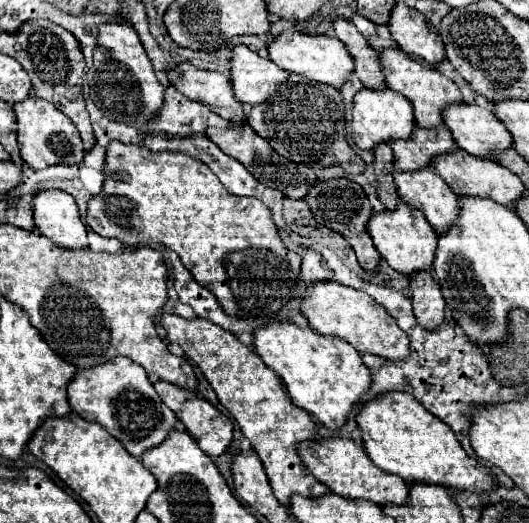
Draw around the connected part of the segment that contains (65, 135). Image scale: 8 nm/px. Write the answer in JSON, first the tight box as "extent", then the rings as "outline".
{"extent":[13,95,85,169],"outline":[[[29,95],[25,101],[13,103],[13,111],[17,115],[17,141],[23,161],[31,169],[45,169],[49,165],[77,165],[81,163],[85,149],[79,137],[79,131],[71,123],[67,115],[63,115],[53,103]]]}

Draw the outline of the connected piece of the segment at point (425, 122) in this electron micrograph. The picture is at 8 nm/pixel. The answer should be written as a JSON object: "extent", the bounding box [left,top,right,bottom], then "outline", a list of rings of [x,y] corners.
{"extent":[379,49,463,129],"outline":[[[381,49],[379,51],[379,61],[381,61],[381,69],[383,69],[383,75],[385,75],[385,83],[389,89],[401,93],[403,97],[407,97],[413,105],[413,117],[415,117],[415,123],[419,127],[427,127],[427,129],[433,129],[437,125],[443,123],[441,119],[441,109],[451,105],[451,103],[459,103],[463,101],[461,97],[461,91],[457,89],[457,85],[441,75],[435,67],[431,65],[421,65],[419,61],[415,61],[413,57],[409,57],[407,53],[403,51],[397,51],[397,49]]]}

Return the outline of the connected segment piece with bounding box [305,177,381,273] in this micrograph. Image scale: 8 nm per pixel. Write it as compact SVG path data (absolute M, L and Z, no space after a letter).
M335 177L335 179L329 179L329 181L323 181L323 179L317 179L309 193L305 195L305 201L313 213L313 217L317 219L317 223L329 227L331 231L335 233L341 233L347 243L353 247L357 259L359 259L359 265L365 269L365 271L375 271L377 265L379 265L379 251L375 249L369 233L367 233L367 221L369 217L373 215L373 209L371 209L371 203L365 195L365 191L361 189L361 185L357 185L355 181L351 179L345 179L345 177Z

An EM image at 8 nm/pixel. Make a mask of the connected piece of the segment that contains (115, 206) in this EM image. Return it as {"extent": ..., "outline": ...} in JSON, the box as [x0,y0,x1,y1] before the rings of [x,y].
{"extent":[87,141,301,325],"outline":[[[111,141],[107,145],[103,173],[103,189],[89,201],[87,207],[87,225],[97,235],[117,237],[129,247],[157,241],[173,249],[193,279],[201,287],[211,289],[223,305],[225,313],[233,317],[251,319],[257,325],[265,325],[273,321],[275,313],[289,301],[289,297],[279,291],[293,291],[291,275],[299,273],[301,257],[281,243],[271,213],[259,199],[227,193],[215,173],[201,159],[191,157],[183,151],[153,153],[143,145],[125,145],[121,141]]]}

